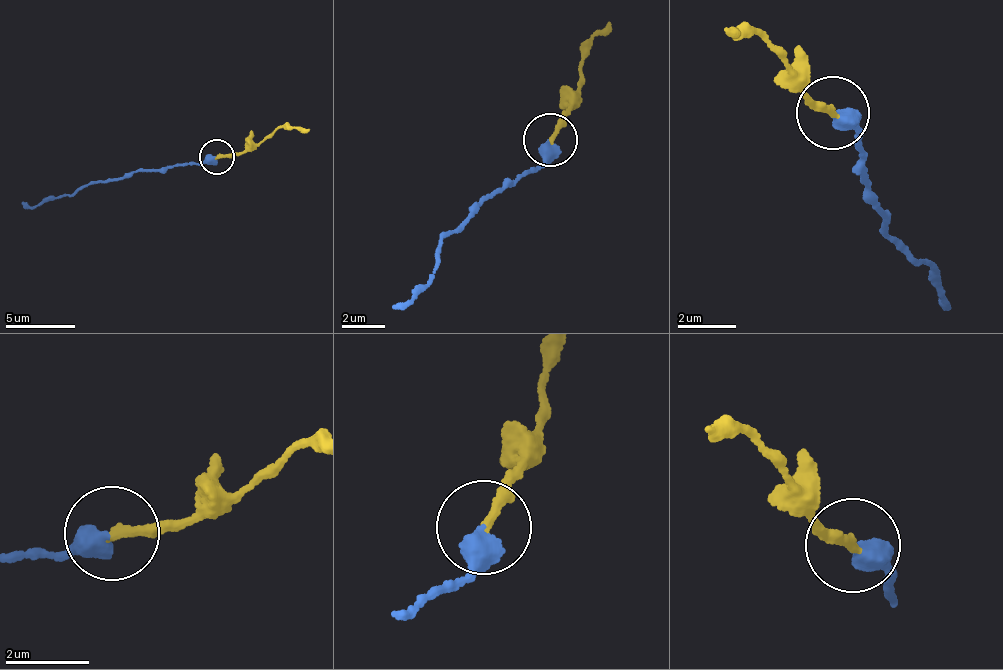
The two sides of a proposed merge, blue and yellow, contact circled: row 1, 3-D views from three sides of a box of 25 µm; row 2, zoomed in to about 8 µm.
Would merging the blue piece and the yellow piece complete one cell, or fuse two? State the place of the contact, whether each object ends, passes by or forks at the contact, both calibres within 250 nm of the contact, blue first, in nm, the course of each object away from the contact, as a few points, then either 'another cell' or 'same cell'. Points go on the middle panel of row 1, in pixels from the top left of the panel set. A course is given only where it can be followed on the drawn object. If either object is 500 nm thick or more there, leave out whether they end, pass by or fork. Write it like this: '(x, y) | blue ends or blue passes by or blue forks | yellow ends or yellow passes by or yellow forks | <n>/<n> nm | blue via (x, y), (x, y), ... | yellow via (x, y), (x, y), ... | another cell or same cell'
(550, 139) | 500/220 nm | blue via (549, 141), (544, 161), (502, 183), (442, 243), (433, 278), (390, 309) | yellow via (549, 141), (580, 69), (585, 40), (609, 20) | another cell

